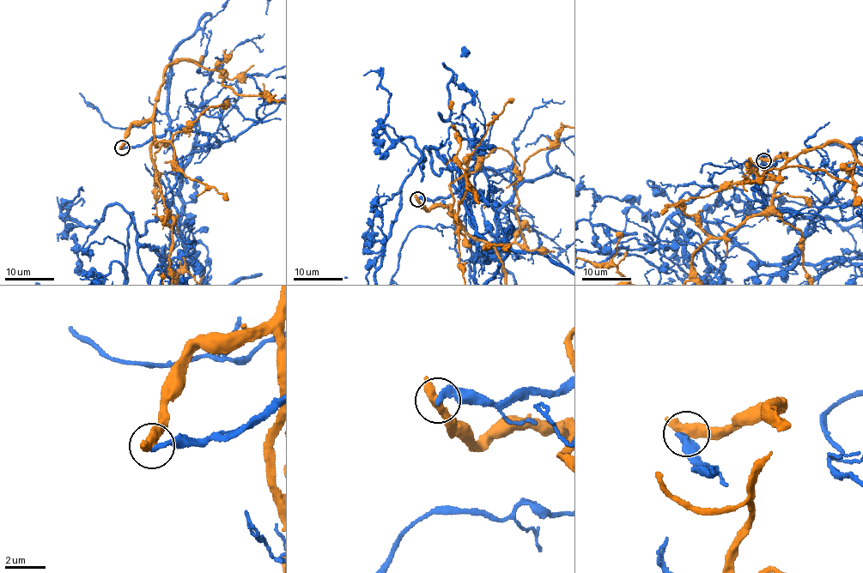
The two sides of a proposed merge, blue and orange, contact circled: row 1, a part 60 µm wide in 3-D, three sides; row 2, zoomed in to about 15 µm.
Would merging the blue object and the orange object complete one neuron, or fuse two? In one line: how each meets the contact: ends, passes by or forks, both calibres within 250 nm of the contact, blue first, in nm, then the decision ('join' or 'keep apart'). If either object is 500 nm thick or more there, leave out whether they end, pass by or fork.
calibres 280 and 600 nm; keep apart

